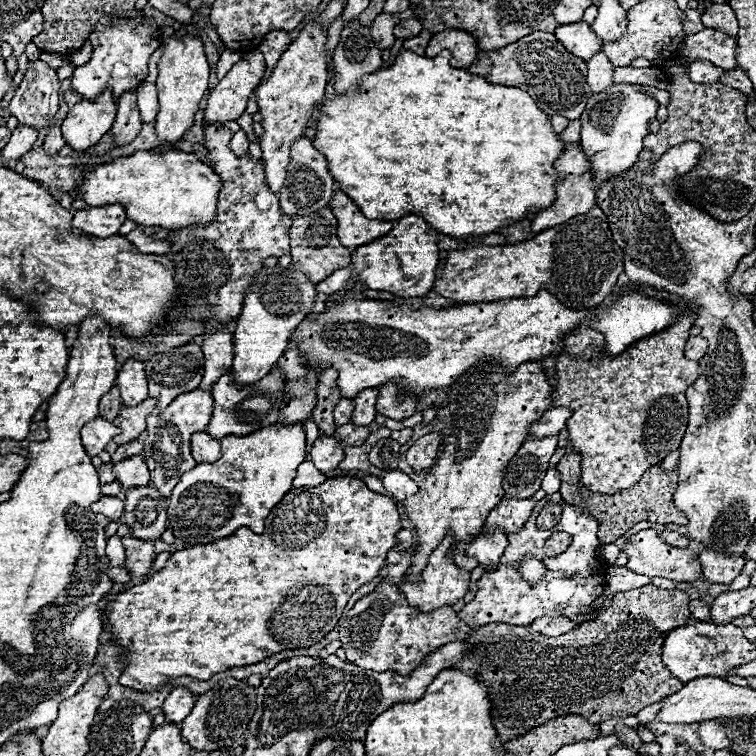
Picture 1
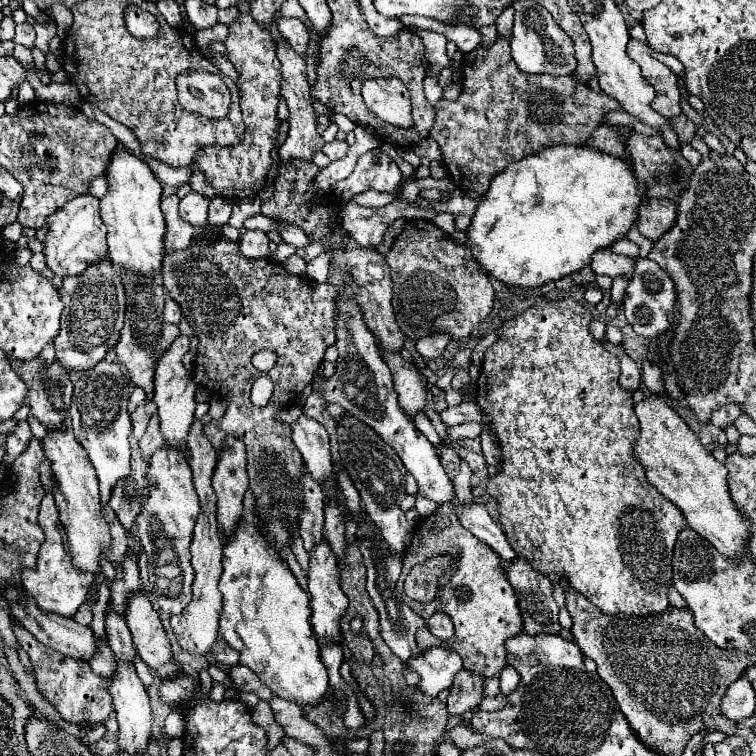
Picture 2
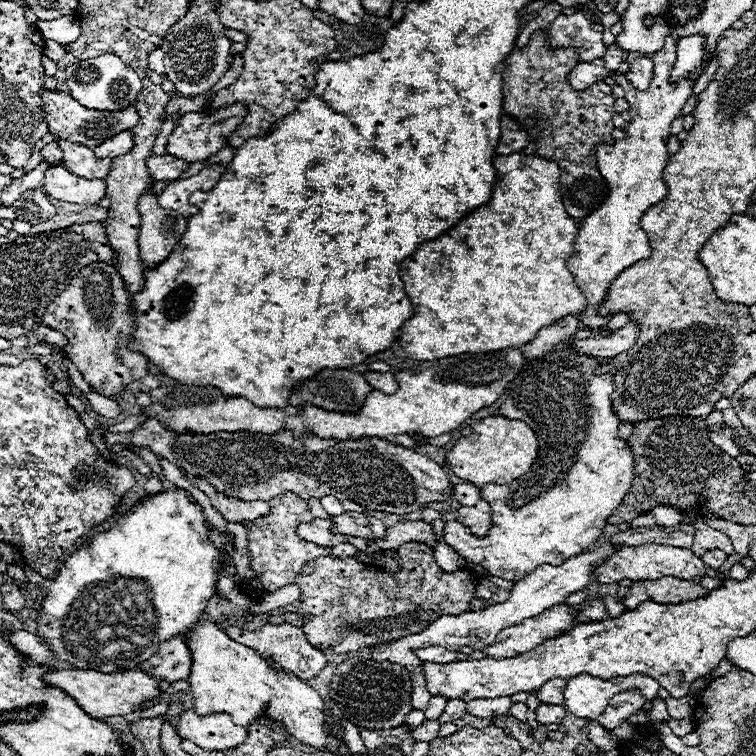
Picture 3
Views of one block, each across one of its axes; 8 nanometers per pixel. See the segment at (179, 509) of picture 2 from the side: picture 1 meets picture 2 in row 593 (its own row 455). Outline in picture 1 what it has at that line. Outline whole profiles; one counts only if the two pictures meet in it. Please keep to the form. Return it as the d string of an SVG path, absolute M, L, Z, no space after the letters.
M192 390L186 394L180 394L174 398L174 402L160 410L156 408L150 416L148 416L148 442L152 444L150 448L150 456L156 460L156 468L150 470L152 476L152 486L158 486L158 490L170 498L172 488L180 482L182 474L186 470L192 470L196 466L192 454L190 454L190 436L194 432L204 432L210 418L212 418L212 410L214 410L214 402L212 402L212 394L210 390Z

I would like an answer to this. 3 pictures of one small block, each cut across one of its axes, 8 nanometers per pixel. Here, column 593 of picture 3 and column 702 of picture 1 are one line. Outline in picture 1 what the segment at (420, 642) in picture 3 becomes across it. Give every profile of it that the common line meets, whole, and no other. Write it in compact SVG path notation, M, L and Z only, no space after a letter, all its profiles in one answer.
M712 550L700 552L698 558L702 562L702 578L710 584L730 584L746 564L746 558L730 558Z

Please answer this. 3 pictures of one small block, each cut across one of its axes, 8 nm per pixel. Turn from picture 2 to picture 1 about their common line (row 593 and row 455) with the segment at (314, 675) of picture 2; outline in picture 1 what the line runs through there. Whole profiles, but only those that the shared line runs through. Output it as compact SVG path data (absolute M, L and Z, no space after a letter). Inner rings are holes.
M266 426L248 436L222 438L222 456L212 464L196 464L182 476L172 490L168 504L168 528L184 546L210 544L220 538L228 538L238 528L250 528L252 532L264 532L264 520L270 510L292 488L298 464L306 456L304 428L296 426ZM228 464L244 472L244 480L236 482L230 476ZM216 486L226 490L214 490Z

